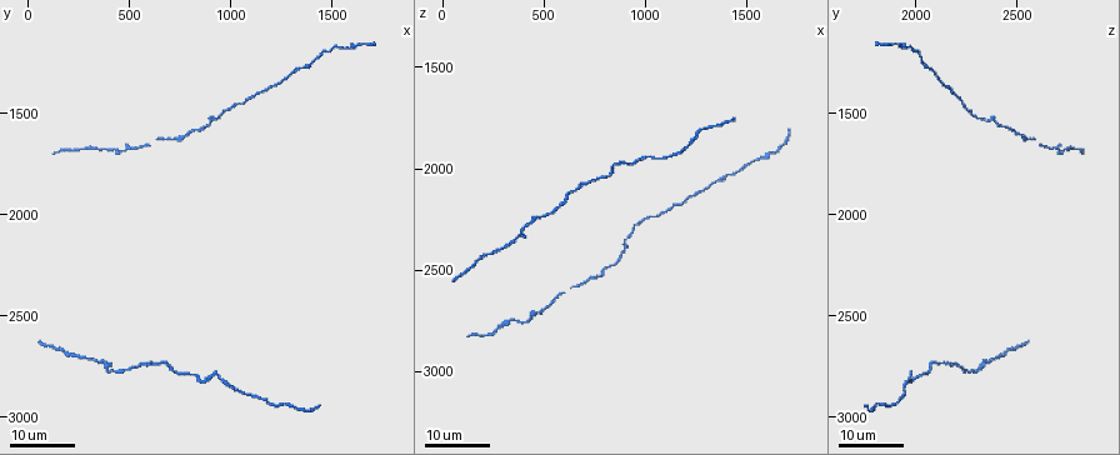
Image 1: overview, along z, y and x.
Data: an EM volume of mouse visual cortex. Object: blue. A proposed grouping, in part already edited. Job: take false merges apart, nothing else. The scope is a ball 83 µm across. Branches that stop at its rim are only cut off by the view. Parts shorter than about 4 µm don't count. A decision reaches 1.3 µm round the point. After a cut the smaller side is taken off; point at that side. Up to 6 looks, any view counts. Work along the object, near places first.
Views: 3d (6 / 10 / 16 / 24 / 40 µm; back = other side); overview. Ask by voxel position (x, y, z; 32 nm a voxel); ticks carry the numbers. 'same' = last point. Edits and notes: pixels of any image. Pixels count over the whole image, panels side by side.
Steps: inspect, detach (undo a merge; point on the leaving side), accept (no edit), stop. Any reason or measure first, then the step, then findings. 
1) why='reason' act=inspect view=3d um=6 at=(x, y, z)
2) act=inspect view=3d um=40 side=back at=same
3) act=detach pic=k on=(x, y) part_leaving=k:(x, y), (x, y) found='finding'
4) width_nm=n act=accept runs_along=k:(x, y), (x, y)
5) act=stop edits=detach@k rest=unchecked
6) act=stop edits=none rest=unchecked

act=inspect view=3d um=24 at=(890, 1540, 2370)

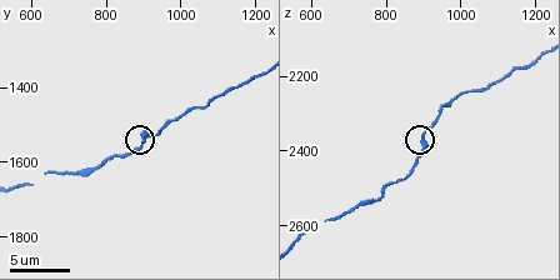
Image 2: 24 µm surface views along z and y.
act=inspect view=3d um=6 at=(890, 1540, 2360)

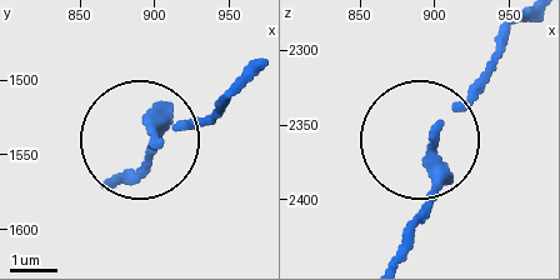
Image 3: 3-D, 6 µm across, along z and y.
act=inspect view=3d um=6 side=back at=(900, 1540, 2360)

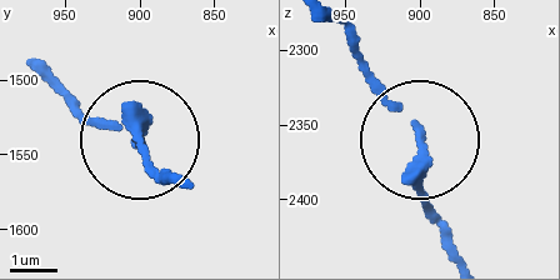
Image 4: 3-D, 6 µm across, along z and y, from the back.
width_nm=180 act=accept found='all the same neuron'

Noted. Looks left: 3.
why='three arms meet' act=inspect view=3d um=16 at=(480, 1680, 2710)

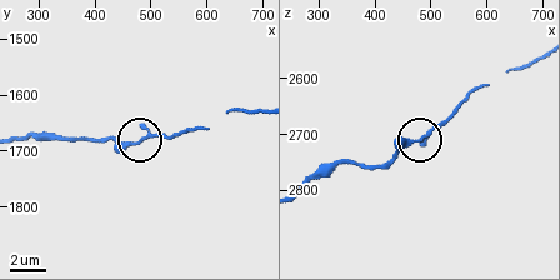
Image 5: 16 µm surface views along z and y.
act=inspect view=3d um=10 at=(480, 1680, 2705)

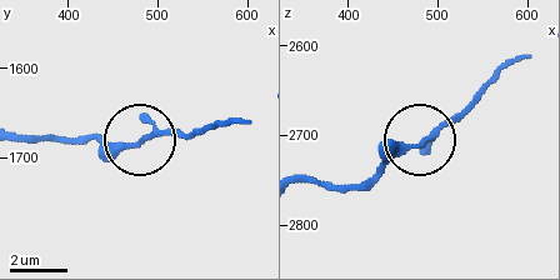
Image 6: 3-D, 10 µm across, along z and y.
act=accept found='one neuron here'

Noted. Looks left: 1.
act=stop edits=none rest=unchecked

